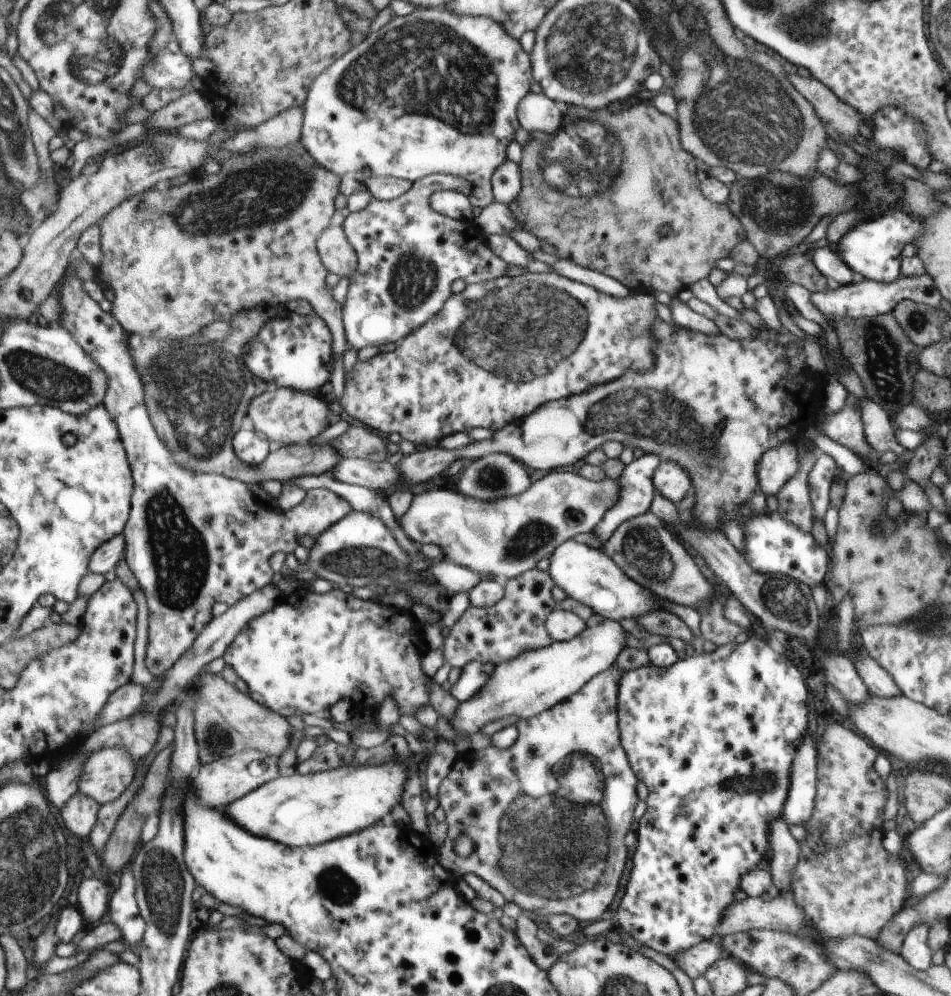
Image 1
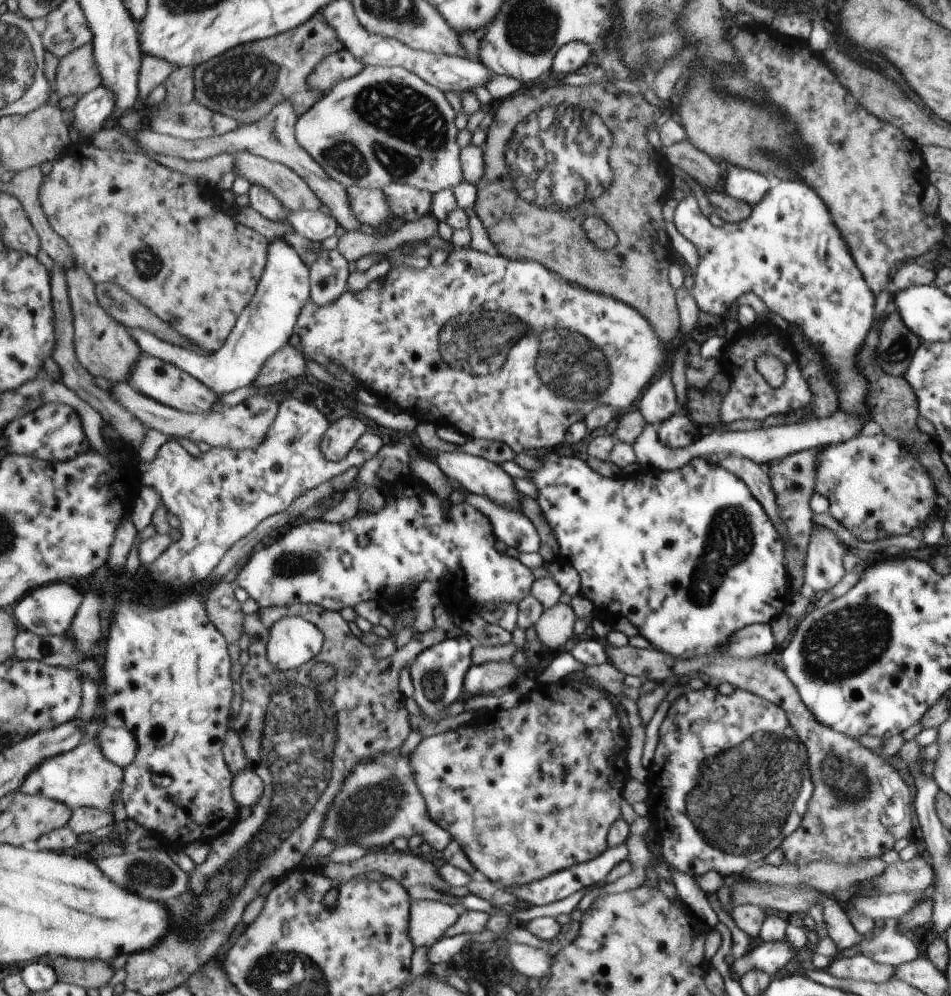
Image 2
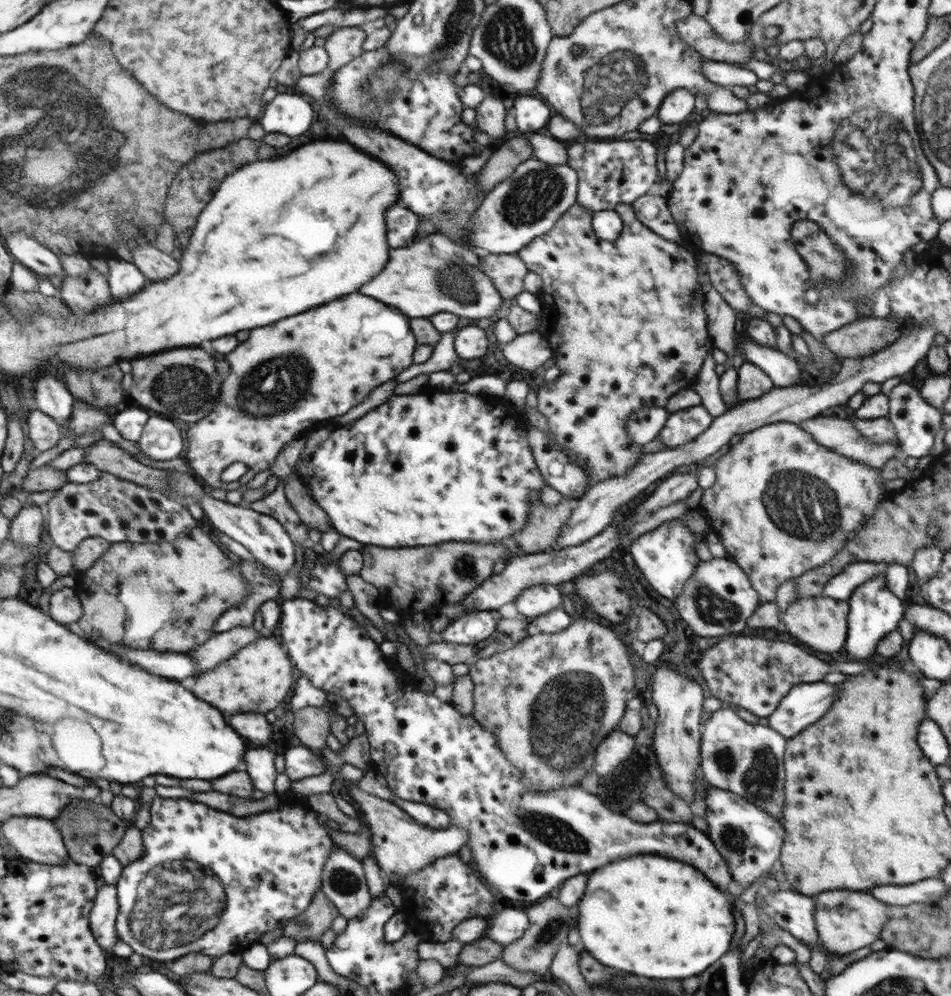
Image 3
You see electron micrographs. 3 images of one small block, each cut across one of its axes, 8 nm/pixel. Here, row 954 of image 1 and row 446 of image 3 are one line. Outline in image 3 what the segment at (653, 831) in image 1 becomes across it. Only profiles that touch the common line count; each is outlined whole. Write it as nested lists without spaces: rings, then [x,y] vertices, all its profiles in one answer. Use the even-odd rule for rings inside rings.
[[[702,404],[669,413],[659,434],[666,444],[664,449],[682,447],[683,444],[692,442],[711,426],[714,418]]]

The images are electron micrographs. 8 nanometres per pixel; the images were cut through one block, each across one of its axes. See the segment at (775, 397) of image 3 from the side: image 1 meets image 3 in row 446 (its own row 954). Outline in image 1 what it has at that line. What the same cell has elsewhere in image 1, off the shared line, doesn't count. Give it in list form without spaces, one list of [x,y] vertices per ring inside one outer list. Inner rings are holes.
[[[717,939],[704,941],[700,945],[694,946],[692,950],[684,952],[682,956],[674,957],[673,961],[688,976],[694,980],[708,970],[716,962],[716,959],[722,957],[722,946]]]

